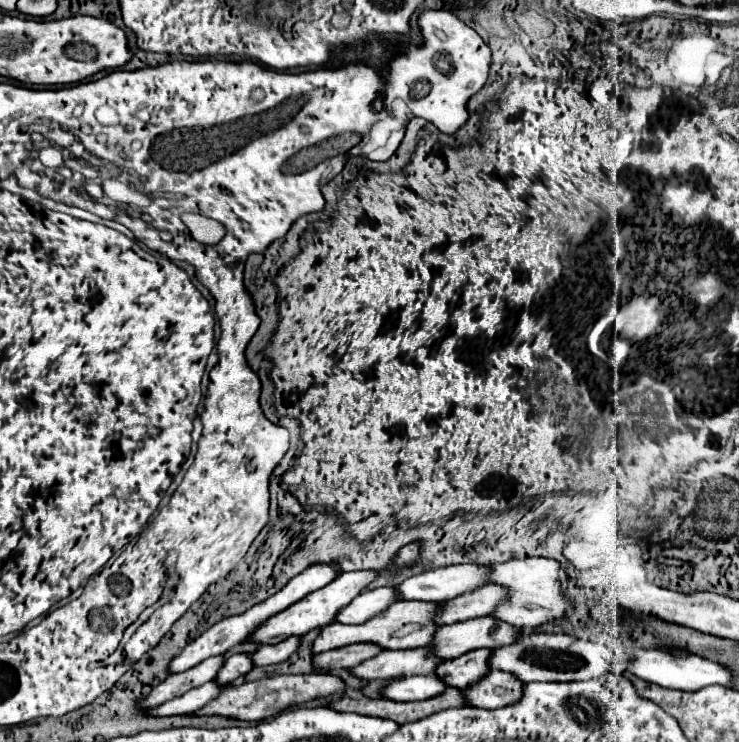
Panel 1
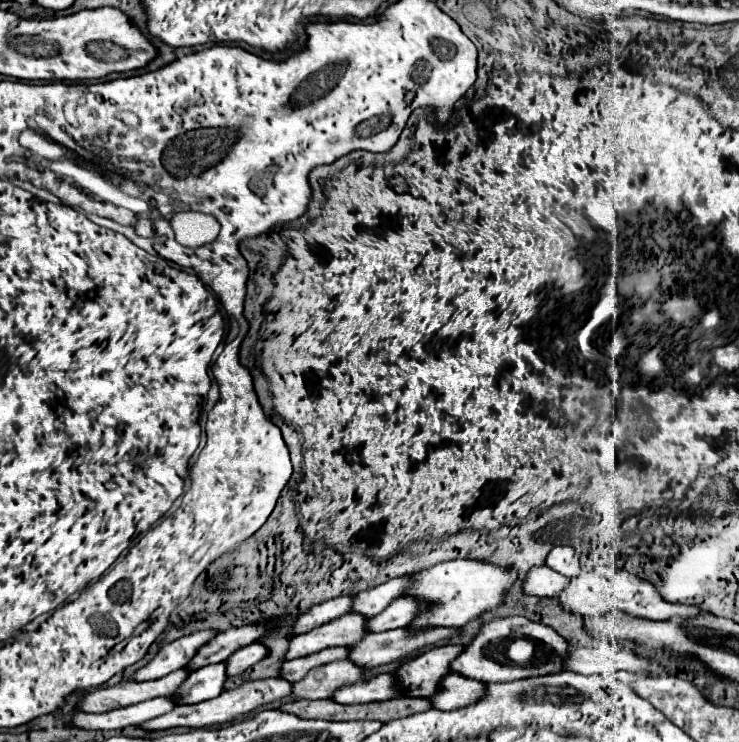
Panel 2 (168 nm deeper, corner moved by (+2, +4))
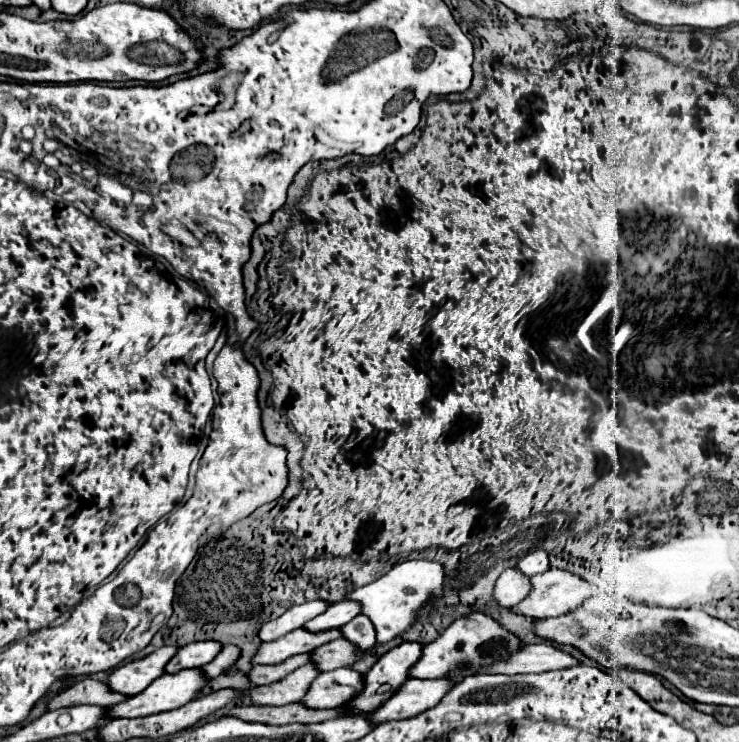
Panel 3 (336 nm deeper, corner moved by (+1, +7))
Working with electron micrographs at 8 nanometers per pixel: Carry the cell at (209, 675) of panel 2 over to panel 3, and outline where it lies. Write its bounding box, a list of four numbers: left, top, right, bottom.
[105,669,207,719]

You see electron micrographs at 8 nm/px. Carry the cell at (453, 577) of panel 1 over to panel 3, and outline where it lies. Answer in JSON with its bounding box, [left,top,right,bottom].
[303,599,359,633]

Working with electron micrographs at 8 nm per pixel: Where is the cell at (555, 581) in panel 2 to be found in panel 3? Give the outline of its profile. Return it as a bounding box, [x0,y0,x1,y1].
[495,569,529,607]

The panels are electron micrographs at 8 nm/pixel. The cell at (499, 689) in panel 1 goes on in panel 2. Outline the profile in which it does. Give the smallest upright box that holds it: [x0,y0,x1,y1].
[436,674,486,710]

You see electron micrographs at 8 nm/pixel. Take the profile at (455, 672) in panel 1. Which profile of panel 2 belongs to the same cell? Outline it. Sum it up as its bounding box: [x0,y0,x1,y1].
[396,644,464,696]

